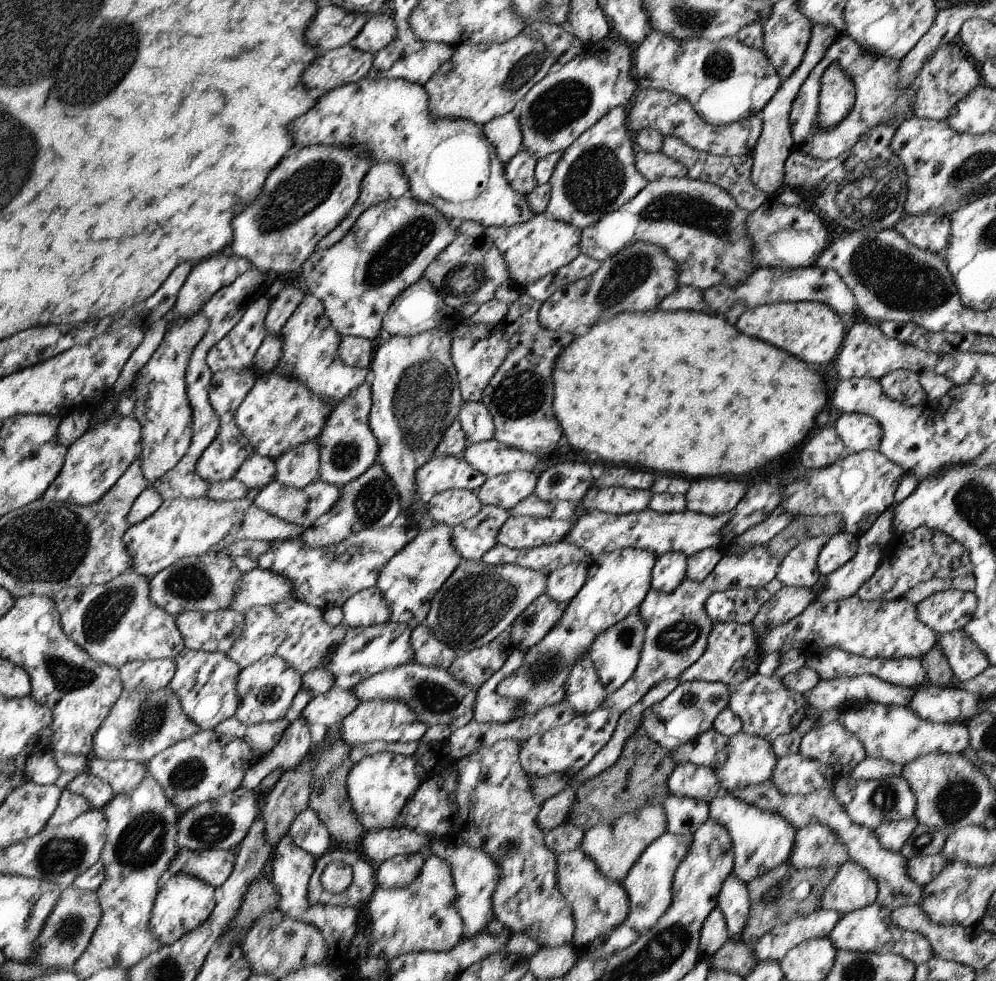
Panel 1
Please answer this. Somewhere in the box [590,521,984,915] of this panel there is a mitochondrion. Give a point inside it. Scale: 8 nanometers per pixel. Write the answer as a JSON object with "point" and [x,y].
{"point":[958,797]}

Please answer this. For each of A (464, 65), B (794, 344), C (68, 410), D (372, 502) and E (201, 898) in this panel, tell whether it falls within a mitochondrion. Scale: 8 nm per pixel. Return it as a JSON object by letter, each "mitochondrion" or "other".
{"A":"other","B":"other","C":"other","D":"mitochondrion","E":"other"}

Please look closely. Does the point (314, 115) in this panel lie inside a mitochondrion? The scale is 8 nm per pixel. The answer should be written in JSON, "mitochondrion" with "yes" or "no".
{"mitochondrion":"no"}

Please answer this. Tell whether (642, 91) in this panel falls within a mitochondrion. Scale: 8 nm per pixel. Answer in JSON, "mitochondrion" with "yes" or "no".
{"mitochondrion":"no"}

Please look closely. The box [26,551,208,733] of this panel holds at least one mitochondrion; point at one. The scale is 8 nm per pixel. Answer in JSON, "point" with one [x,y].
{"point":[103,615]}

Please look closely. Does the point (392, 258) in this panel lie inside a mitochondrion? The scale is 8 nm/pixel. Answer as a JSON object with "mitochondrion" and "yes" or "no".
{"mitochondrion":"yes"}

